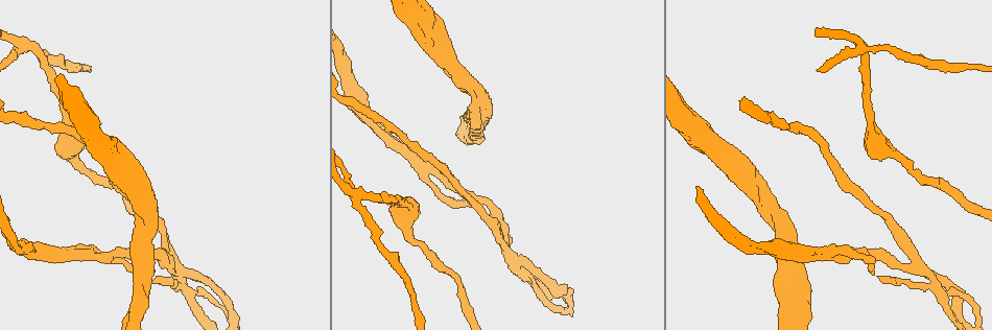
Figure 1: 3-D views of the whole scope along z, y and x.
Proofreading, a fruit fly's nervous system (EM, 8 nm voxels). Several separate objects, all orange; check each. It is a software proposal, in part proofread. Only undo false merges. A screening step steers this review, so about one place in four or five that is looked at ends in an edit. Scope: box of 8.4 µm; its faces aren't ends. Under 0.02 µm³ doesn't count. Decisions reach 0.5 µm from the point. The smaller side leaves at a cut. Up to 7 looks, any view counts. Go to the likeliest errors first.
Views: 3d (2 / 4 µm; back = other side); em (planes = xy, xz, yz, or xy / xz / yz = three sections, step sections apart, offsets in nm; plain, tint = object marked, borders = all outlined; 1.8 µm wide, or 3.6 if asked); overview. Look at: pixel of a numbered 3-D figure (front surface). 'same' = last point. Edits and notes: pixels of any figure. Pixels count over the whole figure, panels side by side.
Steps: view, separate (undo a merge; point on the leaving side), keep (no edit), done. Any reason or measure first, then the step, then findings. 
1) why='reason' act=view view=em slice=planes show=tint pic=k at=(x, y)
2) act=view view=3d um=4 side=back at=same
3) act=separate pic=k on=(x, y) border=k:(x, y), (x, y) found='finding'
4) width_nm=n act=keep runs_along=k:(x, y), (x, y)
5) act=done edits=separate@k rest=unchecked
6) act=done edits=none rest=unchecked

why='four arms meet' act=view view=em slice=yz step=8 show=tint pic=1 at=(864, 48)

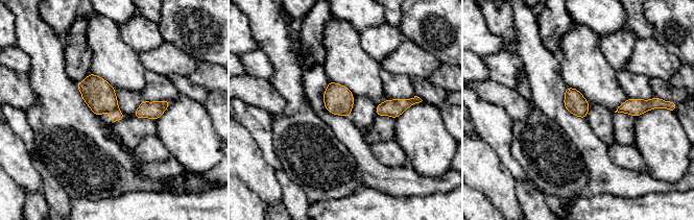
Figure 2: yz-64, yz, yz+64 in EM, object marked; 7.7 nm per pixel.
act=separate pic=2 on=(116, 115) border=2:(117, 107), (111, 112) found='two neurons meet here'

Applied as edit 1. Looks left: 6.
why='redraw' act=view view=overview

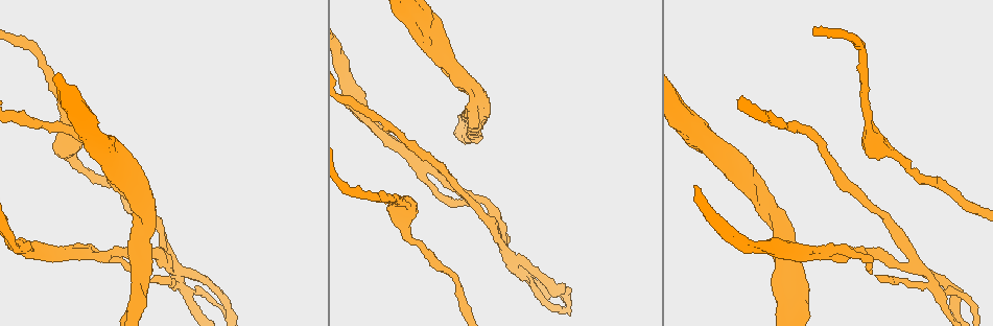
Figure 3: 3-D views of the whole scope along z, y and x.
why='four or more arms meet' act=view view=em slice=planes show=borders pic=3 at=(914, 261)

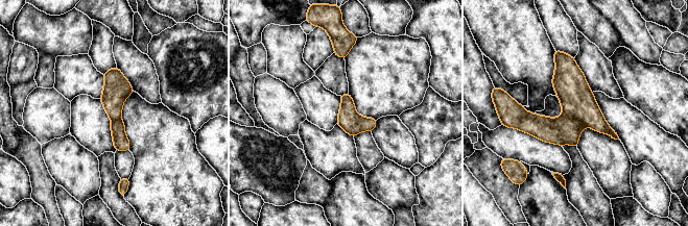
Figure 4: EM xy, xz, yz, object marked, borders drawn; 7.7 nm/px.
act=separate pic=4 on=(577, 100) border=4:(563, 111), (578, 119), (586, 126) found='a second neuron is stuck on'

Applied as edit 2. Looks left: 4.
act=view view=overview

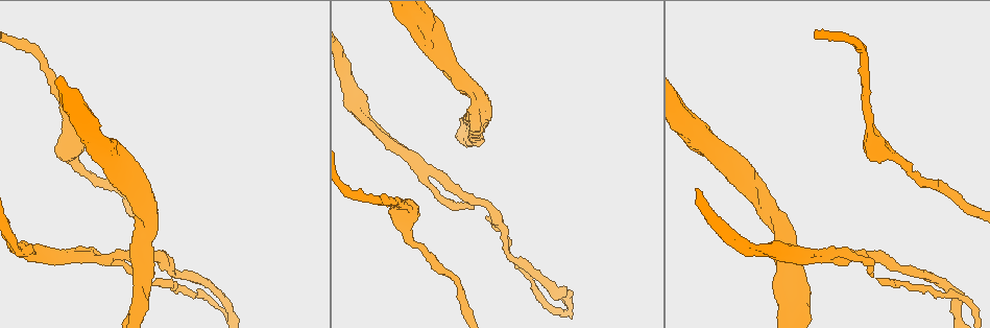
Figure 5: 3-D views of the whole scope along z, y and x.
why='branch point' act=view view=em slice=planes show=tint pic=5 at=(832, 254)

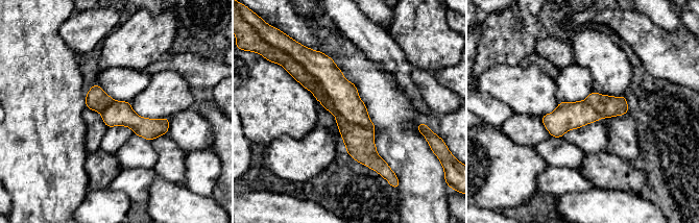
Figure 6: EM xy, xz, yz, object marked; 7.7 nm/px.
width_nm=190 act=keep found='continuous, no second neuron'

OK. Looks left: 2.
act=done edits=separate@2,separate@4 rest=unchecked

